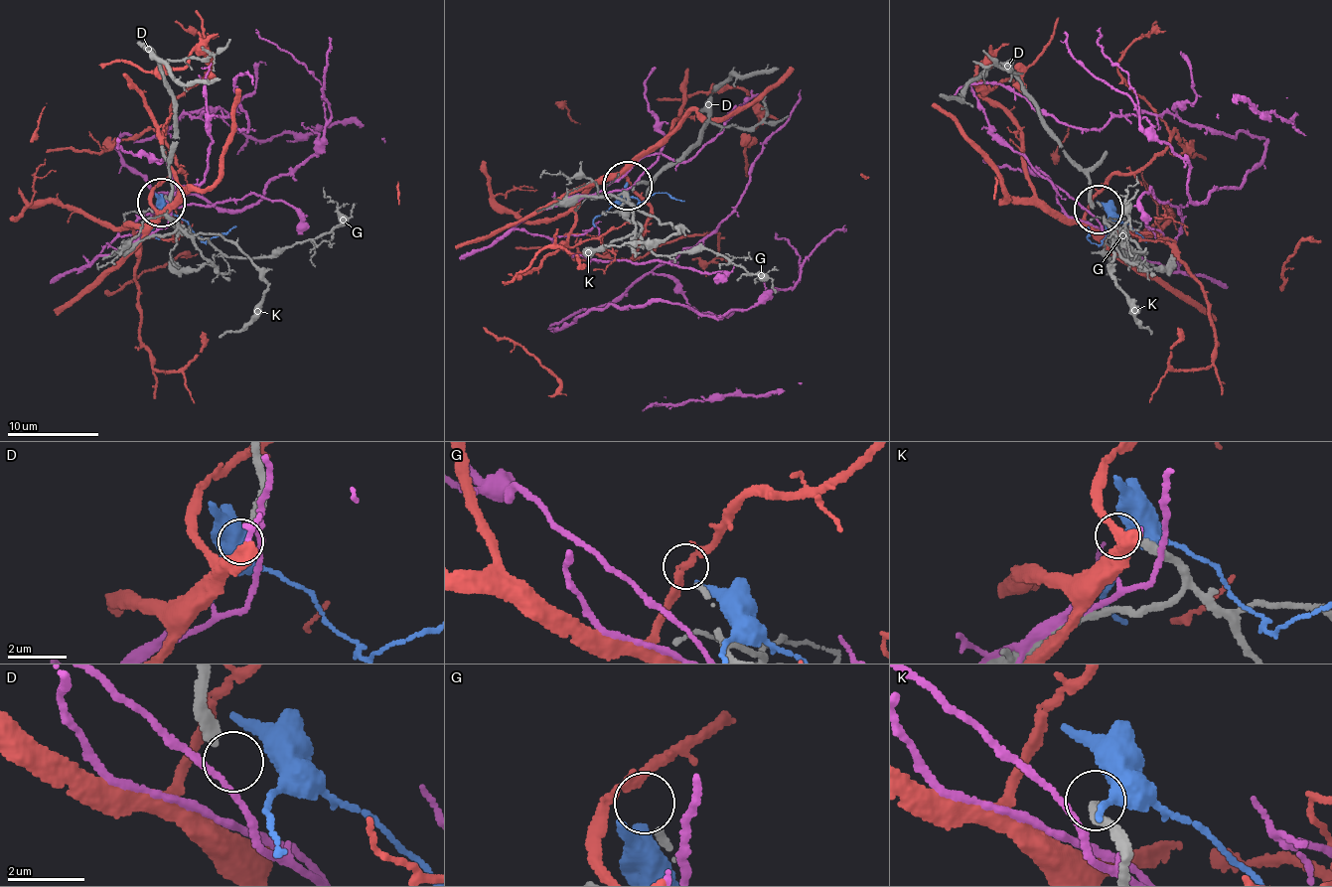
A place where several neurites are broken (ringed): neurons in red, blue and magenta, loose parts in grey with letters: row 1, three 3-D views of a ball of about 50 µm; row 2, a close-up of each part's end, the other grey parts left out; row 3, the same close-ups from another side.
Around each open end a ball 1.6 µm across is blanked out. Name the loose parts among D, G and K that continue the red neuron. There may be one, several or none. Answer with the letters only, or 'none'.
none

